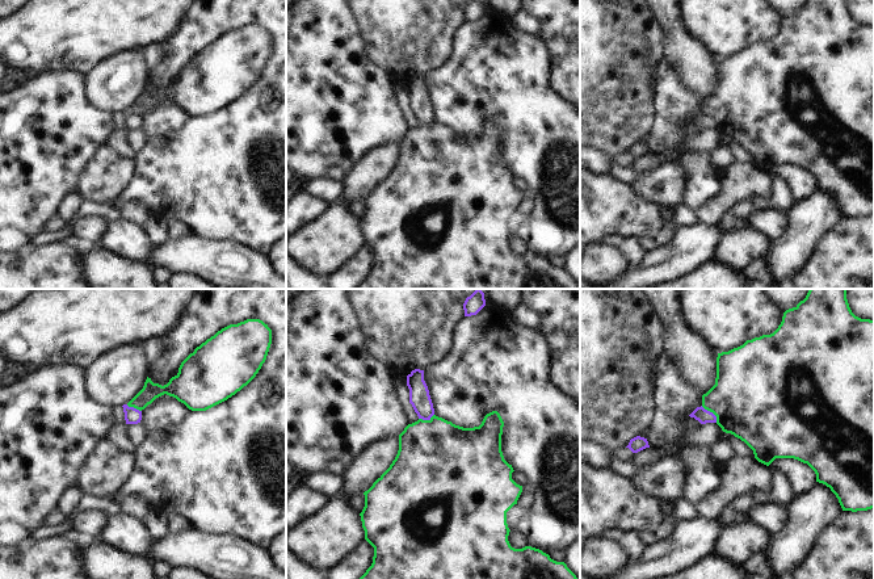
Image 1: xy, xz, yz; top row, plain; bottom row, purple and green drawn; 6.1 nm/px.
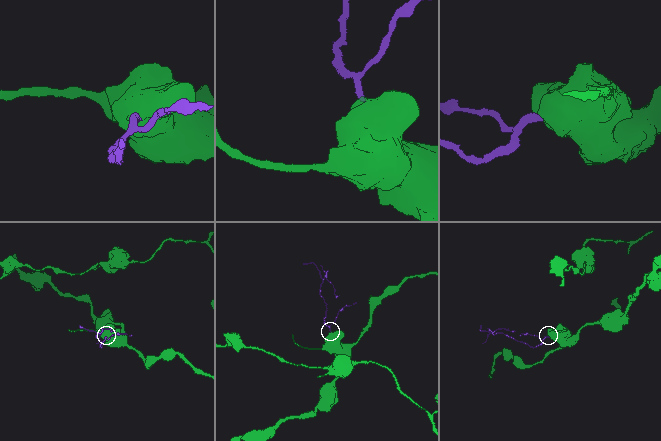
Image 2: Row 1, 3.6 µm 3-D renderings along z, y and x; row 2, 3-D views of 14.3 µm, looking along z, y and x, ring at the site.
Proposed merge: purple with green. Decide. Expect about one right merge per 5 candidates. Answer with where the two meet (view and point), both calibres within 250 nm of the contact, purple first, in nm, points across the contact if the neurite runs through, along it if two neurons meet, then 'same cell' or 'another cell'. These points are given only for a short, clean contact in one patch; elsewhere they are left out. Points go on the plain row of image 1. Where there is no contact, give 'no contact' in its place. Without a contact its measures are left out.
meets purple in yz at (711, 118); 90 nm thick on the purple side, 460 nm on the other; border along yz (701, 112), (709, 116), (717, 128); another cell

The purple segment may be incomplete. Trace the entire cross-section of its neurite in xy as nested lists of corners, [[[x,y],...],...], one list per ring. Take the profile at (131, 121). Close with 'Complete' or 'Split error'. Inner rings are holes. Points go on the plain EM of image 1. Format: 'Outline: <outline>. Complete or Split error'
Outline: [[[123,110],[123,118],[125,118],[125,126],[126,130],[138,130],[142,126],[142,117],[129,113],[127,110]]]. Complete.

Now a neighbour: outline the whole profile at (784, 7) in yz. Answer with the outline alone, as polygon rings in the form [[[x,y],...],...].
[[[766,0],[772,7],[777,9],[780,16],[785,18],[789,14],[797,13],[797,11],[806,4],[807,0]]]

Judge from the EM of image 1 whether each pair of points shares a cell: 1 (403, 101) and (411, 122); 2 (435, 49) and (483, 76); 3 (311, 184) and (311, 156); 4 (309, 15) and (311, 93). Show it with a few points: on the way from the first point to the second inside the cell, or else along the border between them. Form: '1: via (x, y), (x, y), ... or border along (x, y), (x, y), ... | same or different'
1: via (404, 107), (408, 117) | same
2: border along (459, 26), (452, 40), (452, 53), (424, 75) | different
3: border along (306, 179), (333, 179), (340, 181) | different
4: via (302, 34), (303, 74) | same

